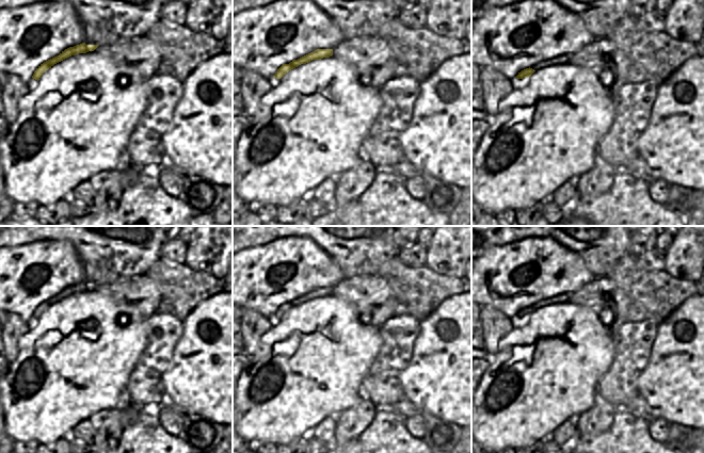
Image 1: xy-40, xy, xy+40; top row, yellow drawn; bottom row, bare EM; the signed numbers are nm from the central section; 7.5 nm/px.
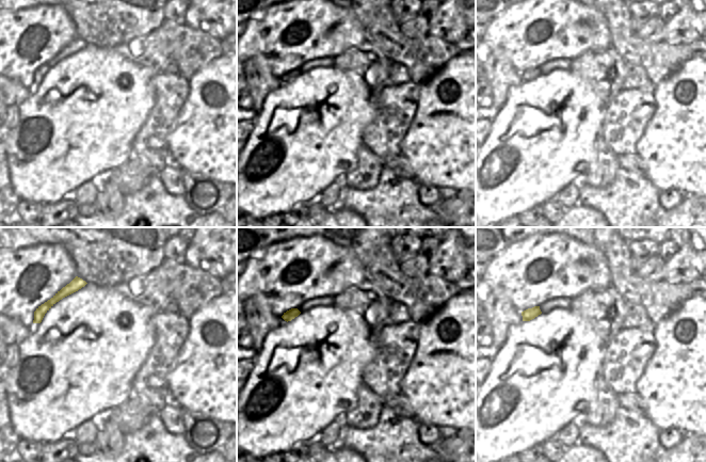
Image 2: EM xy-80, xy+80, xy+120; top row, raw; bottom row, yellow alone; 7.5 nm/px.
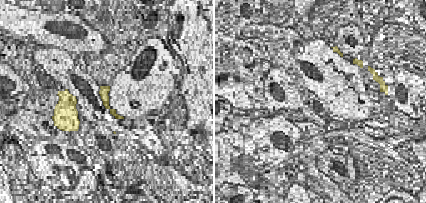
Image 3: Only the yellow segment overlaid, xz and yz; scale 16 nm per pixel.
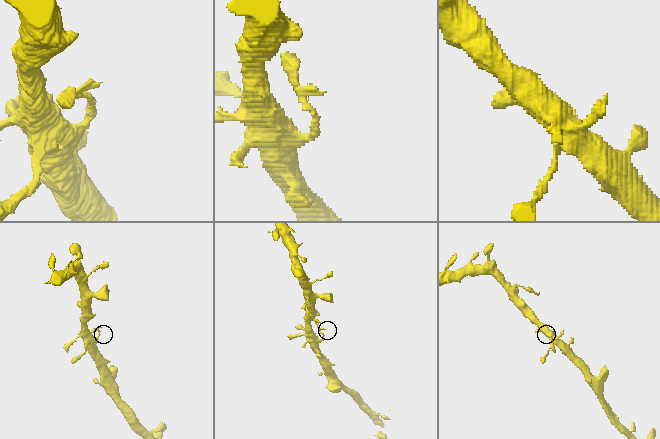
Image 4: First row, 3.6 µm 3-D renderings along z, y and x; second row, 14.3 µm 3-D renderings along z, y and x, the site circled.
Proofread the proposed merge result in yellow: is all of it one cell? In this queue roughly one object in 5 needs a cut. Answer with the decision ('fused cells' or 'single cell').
single cell

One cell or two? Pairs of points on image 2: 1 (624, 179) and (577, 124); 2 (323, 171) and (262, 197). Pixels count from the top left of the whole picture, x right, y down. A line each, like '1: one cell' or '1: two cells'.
1: two cells
2: one cell

